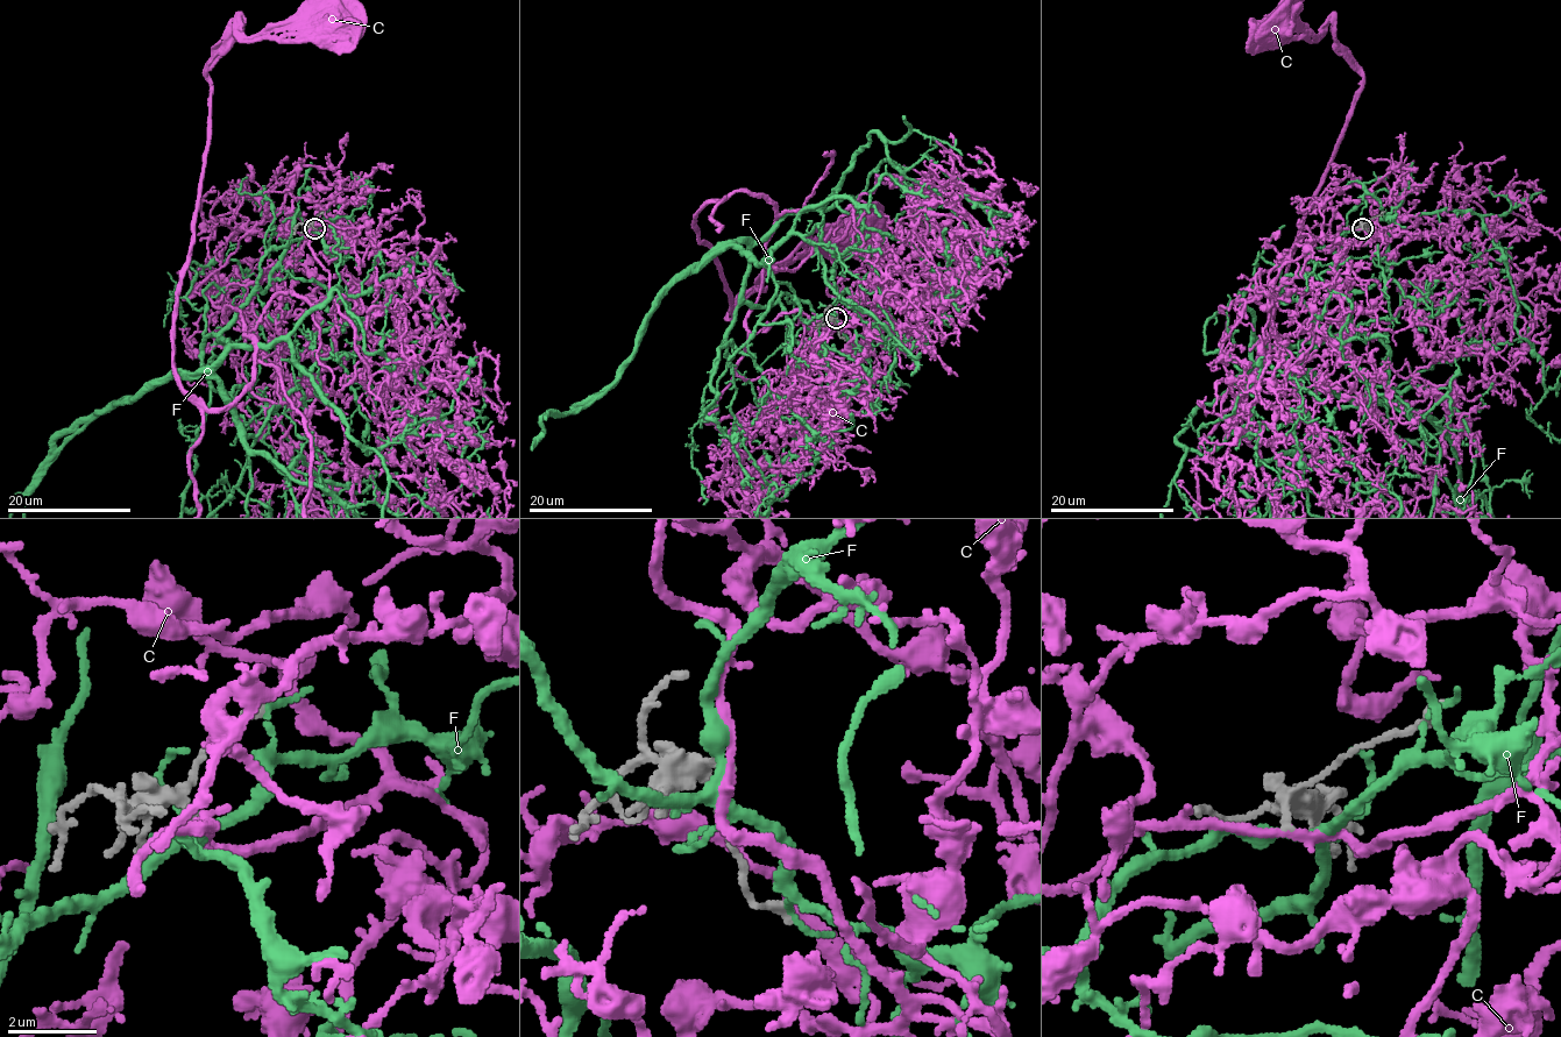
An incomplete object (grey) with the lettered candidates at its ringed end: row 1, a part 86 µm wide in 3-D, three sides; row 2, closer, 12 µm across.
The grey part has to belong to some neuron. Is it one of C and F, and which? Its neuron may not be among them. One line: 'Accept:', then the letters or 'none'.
Accept: C

